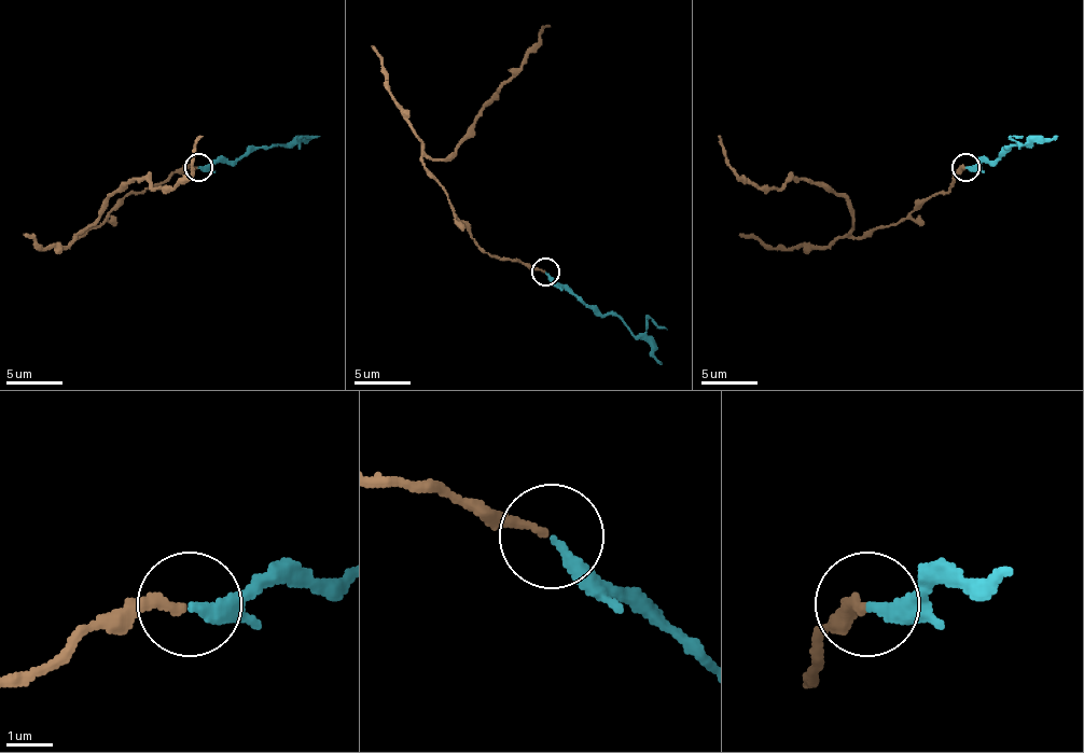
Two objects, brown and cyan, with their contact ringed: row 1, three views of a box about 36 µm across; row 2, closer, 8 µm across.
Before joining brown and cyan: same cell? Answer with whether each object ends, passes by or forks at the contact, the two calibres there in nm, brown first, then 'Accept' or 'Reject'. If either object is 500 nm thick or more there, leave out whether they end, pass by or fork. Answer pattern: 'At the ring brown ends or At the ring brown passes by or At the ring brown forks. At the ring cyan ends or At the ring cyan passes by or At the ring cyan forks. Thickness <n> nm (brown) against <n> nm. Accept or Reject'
At the ring brown ends. At the ring cyan ends. Thickness 200 nm (brown) against 240 nm. Accept

